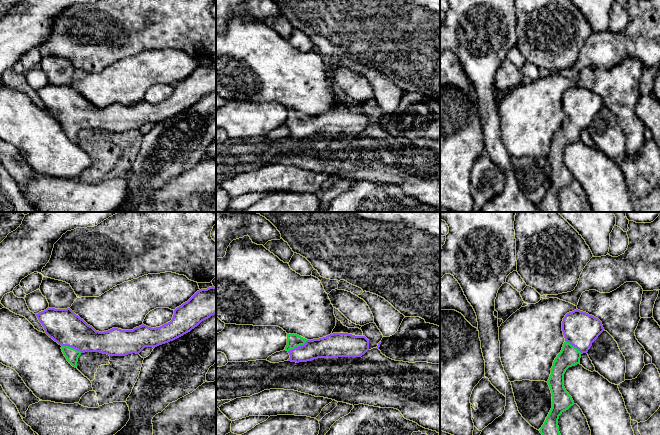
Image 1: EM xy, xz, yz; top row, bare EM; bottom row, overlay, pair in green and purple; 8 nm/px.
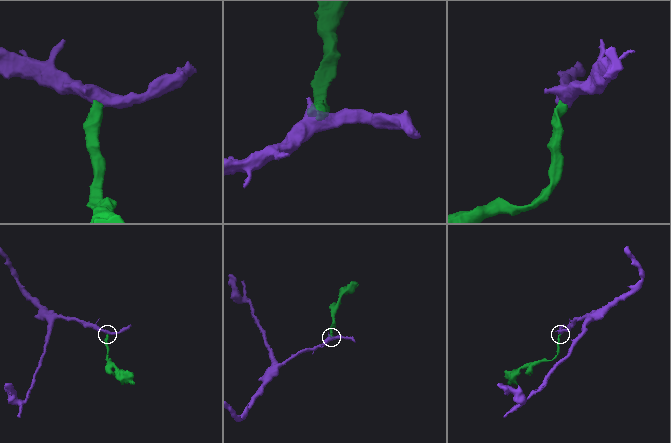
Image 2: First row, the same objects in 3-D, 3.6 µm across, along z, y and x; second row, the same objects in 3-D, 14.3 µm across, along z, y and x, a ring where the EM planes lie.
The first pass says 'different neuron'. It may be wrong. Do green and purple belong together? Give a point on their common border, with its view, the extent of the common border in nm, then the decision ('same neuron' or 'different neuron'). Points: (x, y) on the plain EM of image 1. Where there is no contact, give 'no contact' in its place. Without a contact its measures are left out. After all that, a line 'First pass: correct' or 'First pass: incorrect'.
xz (297, 122) | 180 nm | same neuron
First pass: incorrect

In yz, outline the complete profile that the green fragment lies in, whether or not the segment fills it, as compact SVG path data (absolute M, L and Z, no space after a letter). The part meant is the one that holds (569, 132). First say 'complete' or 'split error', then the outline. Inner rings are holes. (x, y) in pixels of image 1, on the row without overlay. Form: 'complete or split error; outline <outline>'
split error; outline M576 85L563 94L562 107L565 118L553 138L547 157L552 169L552 184L539 206L542 212L561 212L559 192L574 181L564 163L564 150L569 143L580 139L581 131L588 128L604 104L598 94Z

